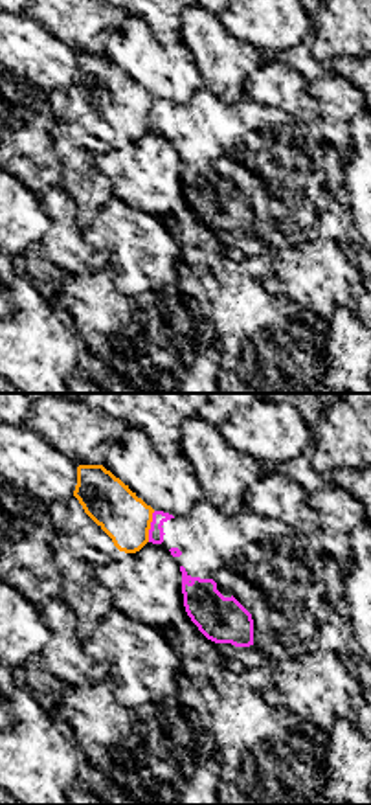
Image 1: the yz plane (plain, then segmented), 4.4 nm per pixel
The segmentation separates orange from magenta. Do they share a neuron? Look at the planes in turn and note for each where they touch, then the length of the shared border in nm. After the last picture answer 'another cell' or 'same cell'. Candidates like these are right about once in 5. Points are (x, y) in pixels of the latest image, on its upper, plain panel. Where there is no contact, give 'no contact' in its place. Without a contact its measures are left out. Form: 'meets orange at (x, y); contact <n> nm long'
meets orange at (149, 114); contact 140 nm long

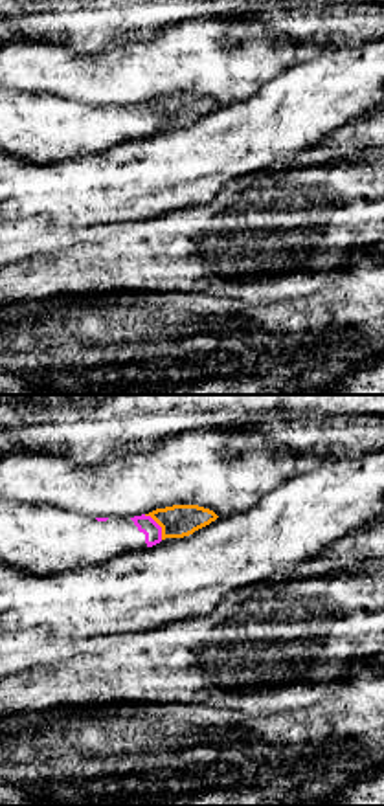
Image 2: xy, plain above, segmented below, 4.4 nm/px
meets orange at (158, 112); contact 140 nm long

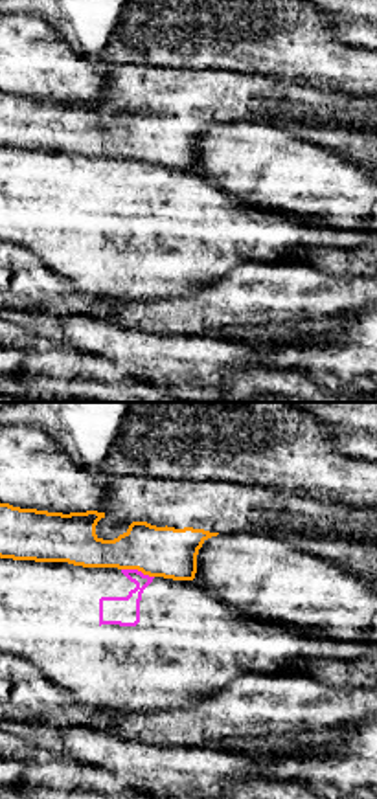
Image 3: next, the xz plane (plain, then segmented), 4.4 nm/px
meets orange at (138, 158); contact 150 nm long

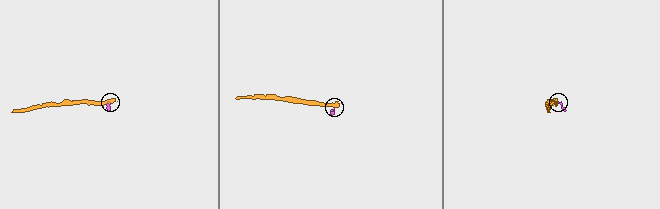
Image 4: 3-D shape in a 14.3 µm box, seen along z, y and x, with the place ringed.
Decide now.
another cell

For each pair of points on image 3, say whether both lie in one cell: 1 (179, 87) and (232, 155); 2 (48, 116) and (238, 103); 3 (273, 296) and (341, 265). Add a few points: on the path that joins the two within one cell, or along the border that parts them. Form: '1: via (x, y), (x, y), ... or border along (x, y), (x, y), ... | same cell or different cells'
1: border along (219, 122), (225, 123) | different cells
2: via (96, 138), (171, 138), (190, 125) | same cell
3: border along (297, 258), (331, 274), (357, 276) | different cells

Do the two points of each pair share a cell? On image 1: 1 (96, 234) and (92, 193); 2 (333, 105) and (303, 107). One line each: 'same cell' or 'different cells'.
1: different cells
2: different cells

